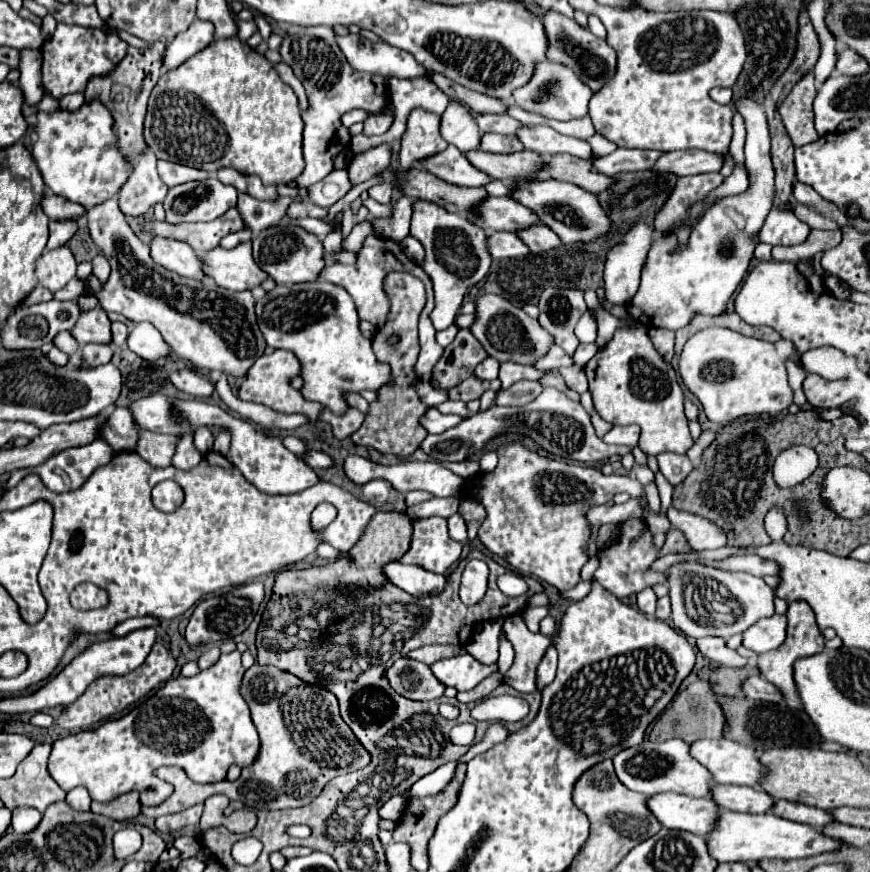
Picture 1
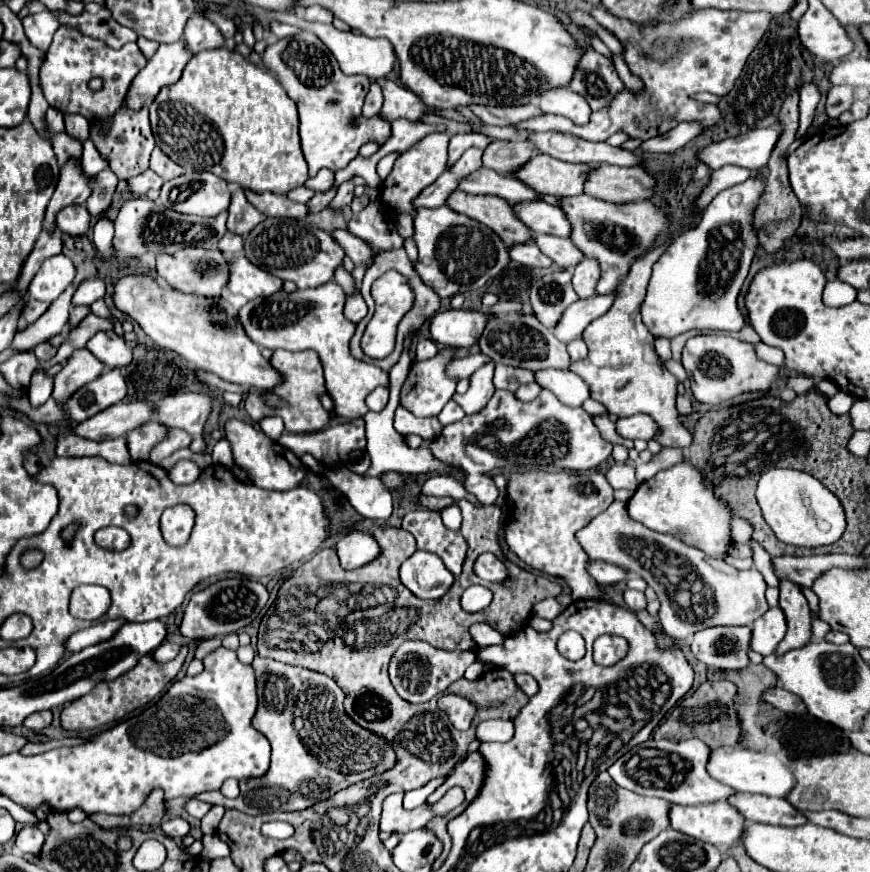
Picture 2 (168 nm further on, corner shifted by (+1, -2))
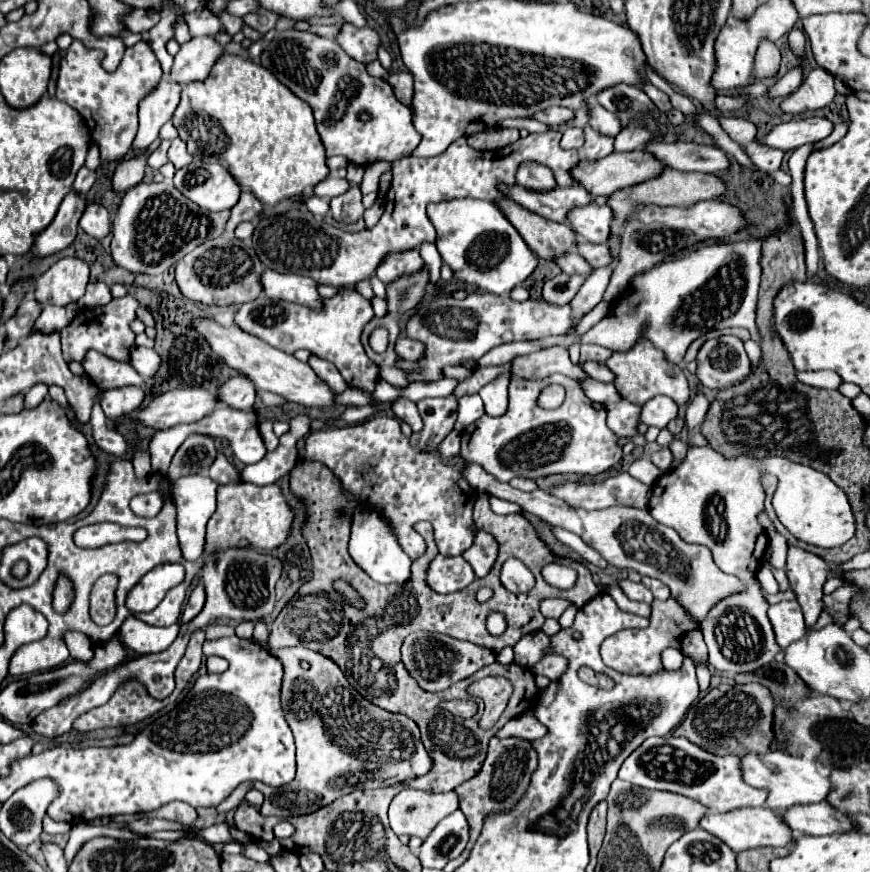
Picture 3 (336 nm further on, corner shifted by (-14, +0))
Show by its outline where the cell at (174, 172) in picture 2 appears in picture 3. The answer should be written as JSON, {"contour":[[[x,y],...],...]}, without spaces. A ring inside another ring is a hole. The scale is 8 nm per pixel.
{"contour":[[[175,138],[171,142],[169,160],[175,164],[175,168],[183,168],[183,166],[187,166],[193,160],[193,156],[187,152],[187,146],[185,146],[185,142],[181,138]]]}

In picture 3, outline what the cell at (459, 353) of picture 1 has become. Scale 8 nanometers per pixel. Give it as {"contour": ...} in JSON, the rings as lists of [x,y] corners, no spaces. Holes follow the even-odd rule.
{"contour":[[[425,398],[417,402],[417,408],[423,418],[423,430],[411,434],[409,444],[417,450],[433,452],[437,444],[441,444],[453,430],[453,424],[457,420],[457,398]]]}

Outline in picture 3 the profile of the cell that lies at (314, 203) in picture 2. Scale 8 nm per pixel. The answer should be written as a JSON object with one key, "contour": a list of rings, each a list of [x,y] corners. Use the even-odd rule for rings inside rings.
{"contour":[[[348,163],[346,169],[347,169],[346,176],[347,180],[349,180],[352,186],[359,187],[364,175],[365,170],[364,166]]]}

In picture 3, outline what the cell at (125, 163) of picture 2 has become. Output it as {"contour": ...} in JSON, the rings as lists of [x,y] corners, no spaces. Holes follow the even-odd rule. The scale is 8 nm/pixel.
{"contour":[[[161,144],[157,150],[153,150],[153,154],[151,154],[149,160],[147,160],[151,168],[159,170],[159,168],[167,162],[167,148],[169,148],[169,144]]]}

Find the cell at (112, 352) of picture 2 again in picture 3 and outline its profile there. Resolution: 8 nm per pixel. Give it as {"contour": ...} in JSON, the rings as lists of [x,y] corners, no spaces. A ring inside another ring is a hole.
{"contour":[[[131,348],[131,366],[143,376],[143,378],[153,378],[161,366],[161,358],[155,350],[149,348]]]}

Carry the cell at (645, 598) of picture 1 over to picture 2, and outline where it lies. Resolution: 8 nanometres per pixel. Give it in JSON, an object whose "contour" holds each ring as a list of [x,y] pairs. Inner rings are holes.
{"contour":[[[626,590],[624,592],[624,602],[630,610],[638,612],[638,610],[646,610],[646,596],[644,592],[638,592],[638,590]]]}

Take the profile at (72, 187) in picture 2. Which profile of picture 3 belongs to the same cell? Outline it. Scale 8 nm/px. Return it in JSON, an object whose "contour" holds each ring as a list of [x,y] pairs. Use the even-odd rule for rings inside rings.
{"contour":[[[69,192],[55,214],[55,220],[43,232],[39,232],[39,236],[35,236],[33,254],[39,258],[47,258],[65,250],[75,240],[77,224],[83,210],[85,198],[77,196],[75,192]]]}

